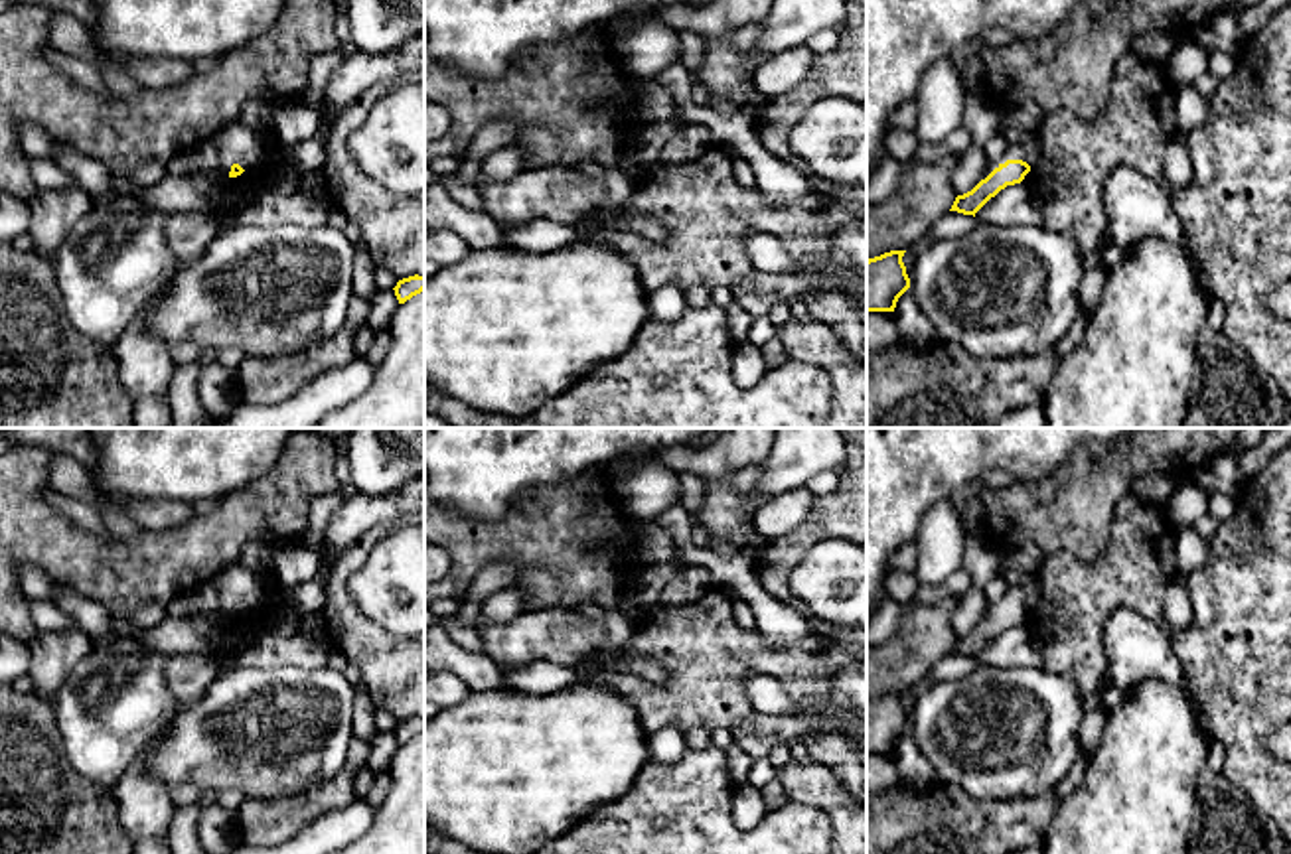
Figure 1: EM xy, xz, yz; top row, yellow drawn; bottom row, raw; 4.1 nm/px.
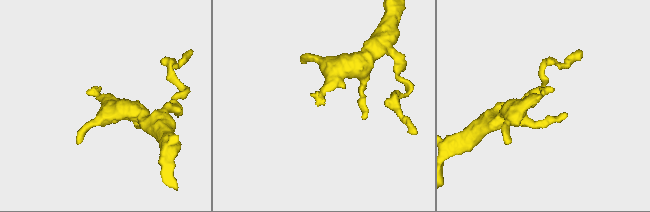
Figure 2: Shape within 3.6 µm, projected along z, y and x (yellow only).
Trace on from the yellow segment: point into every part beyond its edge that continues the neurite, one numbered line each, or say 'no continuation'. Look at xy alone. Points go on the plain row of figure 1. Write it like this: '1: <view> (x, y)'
1: xy (237, 586)

